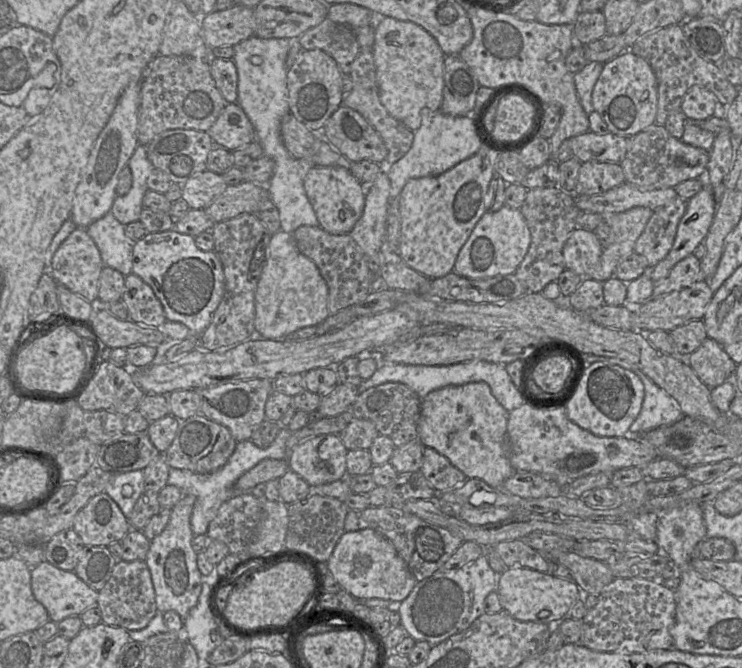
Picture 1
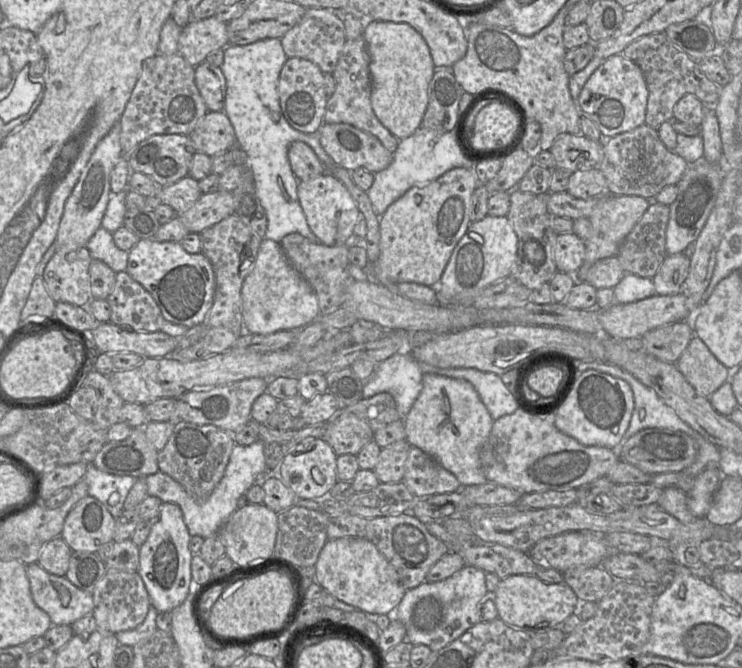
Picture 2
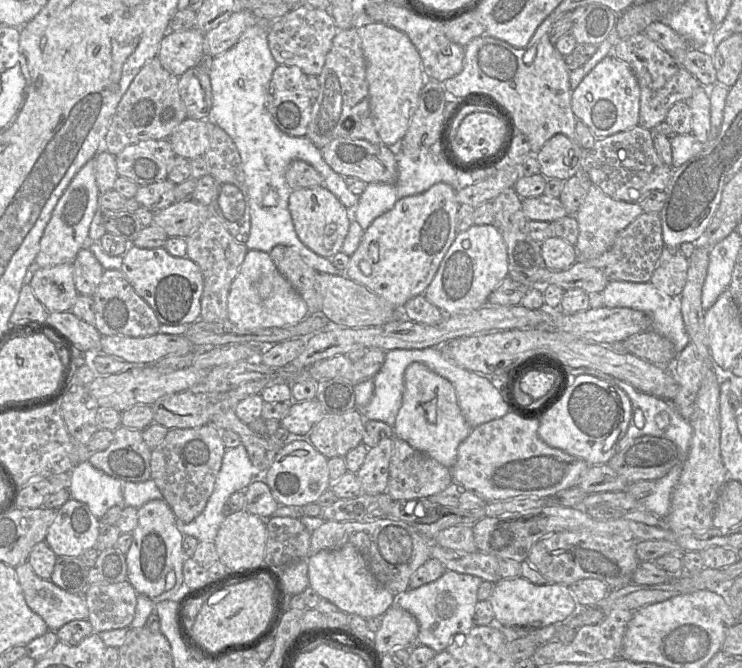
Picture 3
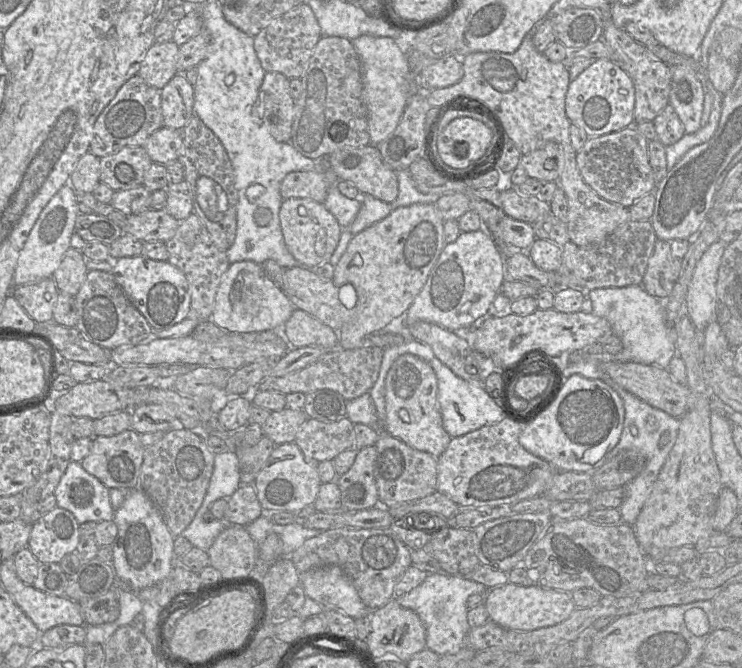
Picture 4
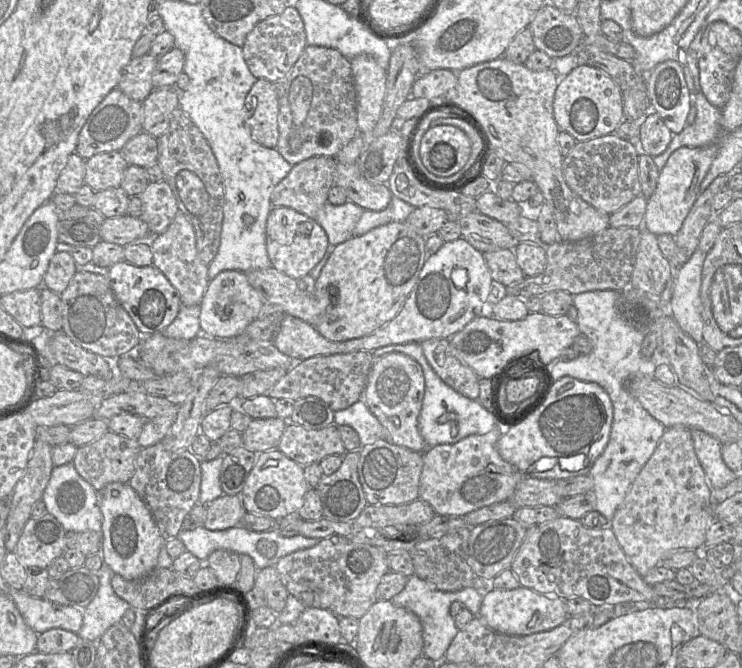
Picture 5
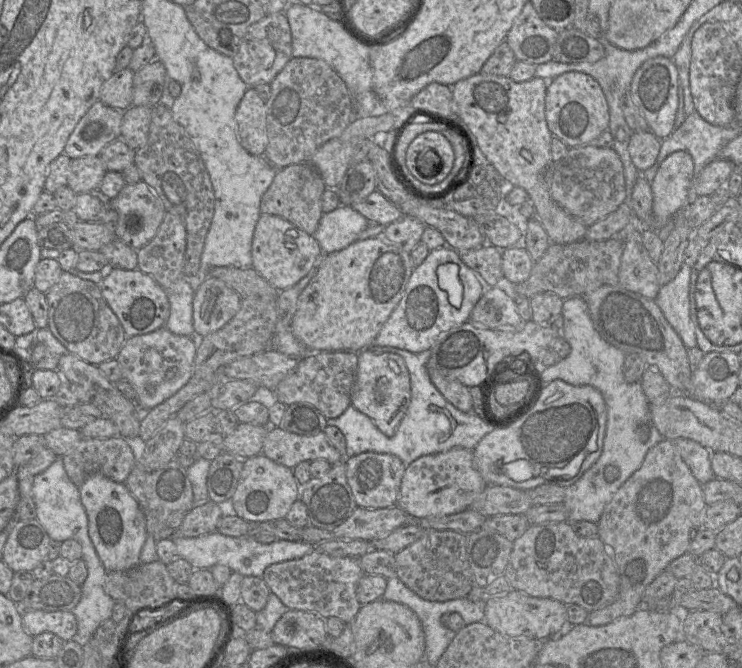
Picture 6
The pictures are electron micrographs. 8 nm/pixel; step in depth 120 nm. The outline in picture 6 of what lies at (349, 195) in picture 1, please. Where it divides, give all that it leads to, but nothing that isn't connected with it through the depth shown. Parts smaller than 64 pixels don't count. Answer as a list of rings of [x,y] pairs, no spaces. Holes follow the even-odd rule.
[[[261,214],[259,217],[255,229],[254,229],[254,234],[253,234],[253,239],[252,239],[252,249],[251,249],[251,255],[252,255],[252,268],[259,273],[260,276],[262,276],[271,286],[276,288],[279,291],[288,289],[289,287],[295,285],[298,281],[300,281],[304,276],[308,274],[308,272],[317,265],[317,262],[321,259],[322,255],[328,255],[328,254],[323,254],[322,249],[317,242],[317,240],[314,238],[313,235],[310,235],[306,233],[305,231],[299,229],[296,227],[294,224],[289,222],[288,220],[275,216],[275,215],[270,215],[270,214]]]

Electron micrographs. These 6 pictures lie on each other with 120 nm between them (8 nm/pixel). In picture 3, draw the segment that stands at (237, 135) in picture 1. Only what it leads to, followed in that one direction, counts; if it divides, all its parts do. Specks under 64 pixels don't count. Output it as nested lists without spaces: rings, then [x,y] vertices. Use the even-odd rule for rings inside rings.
[[[190,119],[181,122],[167,138],[178,157],[193,159],[204,154],[209,146],[209,119]]]

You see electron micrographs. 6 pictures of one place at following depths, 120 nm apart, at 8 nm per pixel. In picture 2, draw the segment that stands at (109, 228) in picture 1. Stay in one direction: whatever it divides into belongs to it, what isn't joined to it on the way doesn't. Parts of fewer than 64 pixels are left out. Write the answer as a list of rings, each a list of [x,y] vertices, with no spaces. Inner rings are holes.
[[[100,227],[88,241],[88,248],[92,259],[98,259],[107,264],[115,273],[126,271],[128,252],[119,249],[112,233]]]

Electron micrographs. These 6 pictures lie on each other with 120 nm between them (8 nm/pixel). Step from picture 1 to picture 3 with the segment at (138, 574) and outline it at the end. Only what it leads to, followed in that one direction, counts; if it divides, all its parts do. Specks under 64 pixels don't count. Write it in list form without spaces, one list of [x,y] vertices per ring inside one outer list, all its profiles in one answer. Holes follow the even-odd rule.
[[[126,579],[112,584],[92,584],[84,593],[88,621],[94,632],[123,628],[135,616],[138,593]]]

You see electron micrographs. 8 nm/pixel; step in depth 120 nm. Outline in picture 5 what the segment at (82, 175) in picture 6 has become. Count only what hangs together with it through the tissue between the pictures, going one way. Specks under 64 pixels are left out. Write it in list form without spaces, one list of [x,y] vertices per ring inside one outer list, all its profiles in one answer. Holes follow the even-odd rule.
[[[119,151],[99,153],[86,159],[85,185],[94,191],[118,188],[128,166]]]

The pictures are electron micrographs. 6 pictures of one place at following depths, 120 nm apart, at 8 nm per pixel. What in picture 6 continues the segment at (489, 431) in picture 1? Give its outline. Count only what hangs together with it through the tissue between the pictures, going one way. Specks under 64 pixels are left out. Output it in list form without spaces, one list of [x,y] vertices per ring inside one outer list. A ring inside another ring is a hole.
[[[363,349],[357,353],[358,366],[351,405],[370,417],[383,434],[391,437],[410,403],[411,384],[406,363],[402,356],[392,352],[373,353],[370,349]]]

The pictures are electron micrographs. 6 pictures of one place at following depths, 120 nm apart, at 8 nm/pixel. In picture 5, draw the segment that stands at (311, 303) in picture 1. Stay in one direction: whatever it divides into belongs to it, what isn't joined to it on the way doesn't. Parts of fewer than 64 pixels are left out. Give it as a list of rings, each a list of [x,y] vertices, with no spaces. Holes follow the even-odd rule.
[[[237,270],[223,271],[210,280],[203,299],[200,303],[200,327],[203,333],[208,334],[207,338],[233,338],[242,334],[247,326],[258,316],[265,301],[256,289],[248,282],[245,272]]]

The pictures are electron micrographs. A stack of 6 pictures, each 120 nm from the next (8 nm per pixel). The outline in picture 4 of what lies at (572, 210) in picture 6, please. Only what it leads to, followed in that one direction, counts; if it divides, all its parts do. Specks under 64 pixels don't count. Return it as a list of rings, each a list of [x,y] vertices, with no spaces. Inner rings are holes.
[[[628,127],[624,128],[622,130],[616,131],[616,132],[611,132],[599,137],[589,137],[589,139],[586,141],[584,147],[577,152],[576,154],[576,162],[578,169],[581,173],[581,176],[583,180],[603,199],[612,202],[612,203],[617,203],[620,204],[624,207],[629,208],[632,206],[636,201],[638,201],[640,198],[642,198],[644,195],[647,195],[648,193],[654,192],[657,183],[654,178],[654,174],[651,168],[651,165],[649,163],[649,153],[648,153],[648,143],[649,140],[647,140],[642,134],[640,134],[635,128],[633,127]]]

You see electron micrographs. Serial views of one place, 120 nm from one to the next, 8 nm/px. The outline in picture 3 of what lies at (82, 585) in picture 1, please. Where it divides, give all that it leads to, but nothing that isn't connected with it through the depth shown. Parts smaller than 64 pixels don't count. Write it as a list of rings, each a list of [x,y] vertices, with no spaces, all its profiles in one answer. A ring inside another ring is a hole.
[[[27,562],[16,566],[15,572],[27,605],[45,621],[49,630],[57,631],[70,621],[88,619],[83,595],[70,593],[39,577]]]

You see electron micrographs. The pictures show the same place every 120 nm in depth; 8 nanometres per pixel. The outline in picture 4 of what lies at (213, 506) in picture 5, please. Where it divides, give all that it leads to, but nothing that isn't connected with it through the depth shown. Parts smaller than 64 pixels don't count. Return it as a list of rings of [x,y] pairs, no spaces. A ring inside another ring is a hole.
[[[240,485],[228,498],[228,508],[223,519],[228,524],[246,526],[254,522],[263,513],[255,487],[253,485]]]

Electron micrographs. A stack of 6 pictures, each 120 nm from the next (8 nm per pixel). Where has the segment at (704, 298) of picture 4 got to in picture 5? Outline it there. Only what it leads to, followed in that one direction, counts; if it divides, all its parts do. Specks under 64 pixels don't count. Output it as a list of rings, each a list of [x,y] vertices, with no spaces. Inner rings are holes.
[[[697,249],[690,259],[676,270],[670,303],[671,316],[679,327],[699,344],[704,343],[700,288],[706,254]]]

